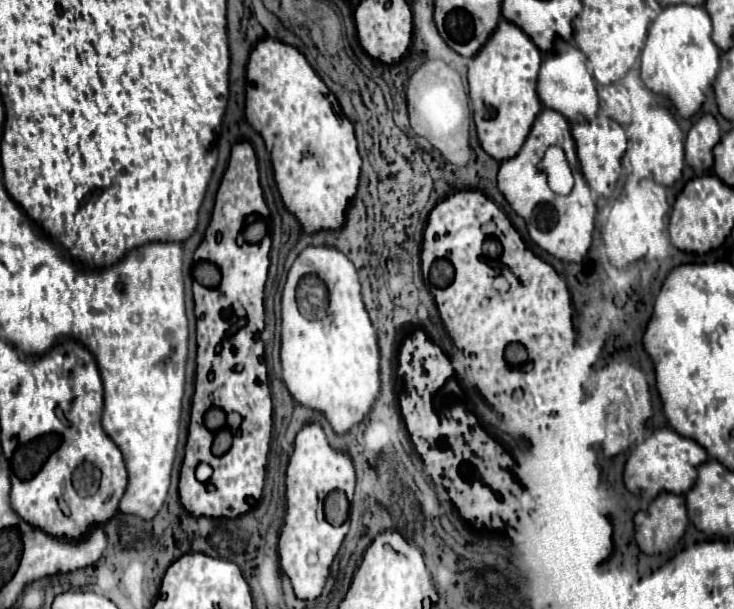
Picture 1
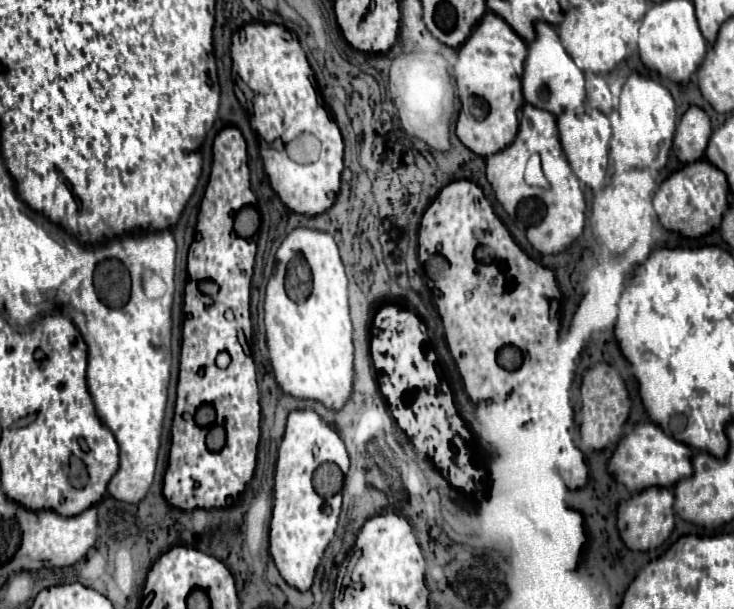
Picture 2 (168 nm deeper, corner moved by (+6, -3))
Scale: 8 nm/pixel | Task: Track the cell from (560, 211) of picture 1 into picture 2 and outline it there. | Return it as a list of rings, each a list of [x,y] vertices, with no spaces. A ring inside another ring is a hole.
[[[529,103],[523,105],[521,117],[519,117],[519,133],[515,141],[491,155],[487,159],[487,179],[495,191],[497,201],[503,205],[507,215],[513,219],[515,225],[521,225],[527,233],[529,243],[539,253],[561,253],[571,247],[571,243],[583,233],[585,225],[585,197],[581,191],[579,179],[573,175],[569,161],[565,159],[565,153],[559,143],[559,131],[557,131],[557,119],[545,111],[537,109]],[[533,153],[541,153],[545,159],[545,177],[551,183],[551,189],[541,187],[529,187],[523,179],[525,163]]]

